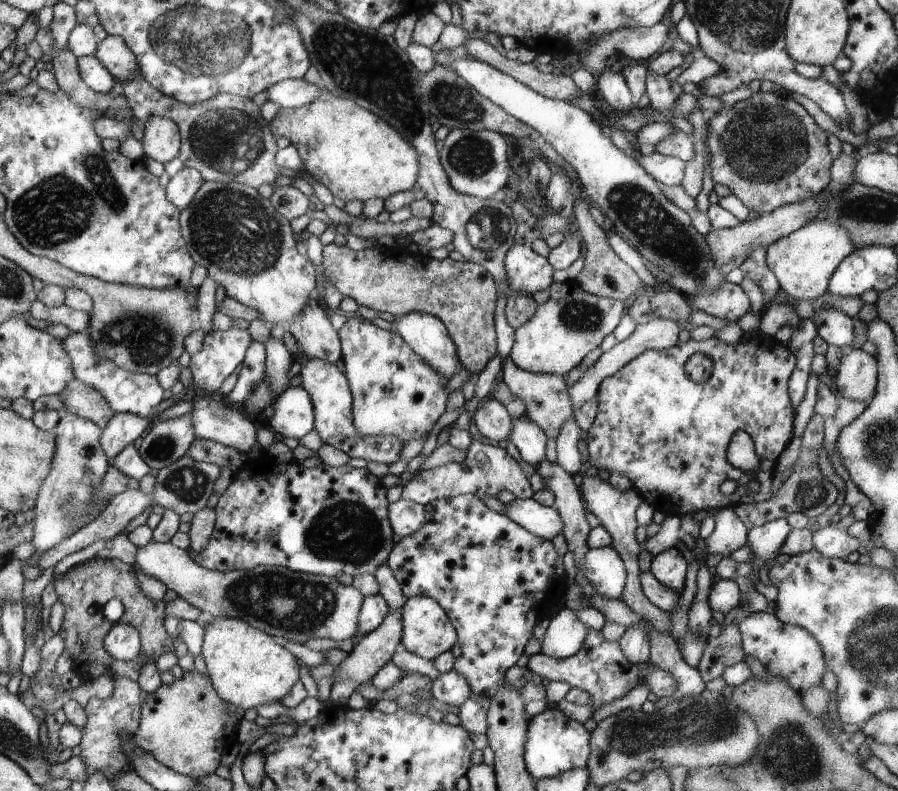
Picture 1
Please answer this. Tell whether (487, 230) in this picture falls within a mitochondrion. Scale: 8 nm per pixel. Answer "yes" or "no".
yes

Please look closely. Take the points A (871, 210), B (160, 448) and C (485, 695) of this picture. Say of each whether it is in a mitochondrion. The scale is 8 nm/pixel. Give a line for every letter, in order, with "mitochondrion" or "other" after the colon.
A: mitochondrion
B: mitochondrion
C: other

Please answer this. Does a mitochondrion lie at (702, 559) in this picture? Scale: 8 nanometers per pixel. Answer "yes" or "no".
no

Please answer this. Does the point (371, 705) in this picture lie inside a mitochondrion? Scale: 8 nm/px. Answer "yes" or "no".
no

